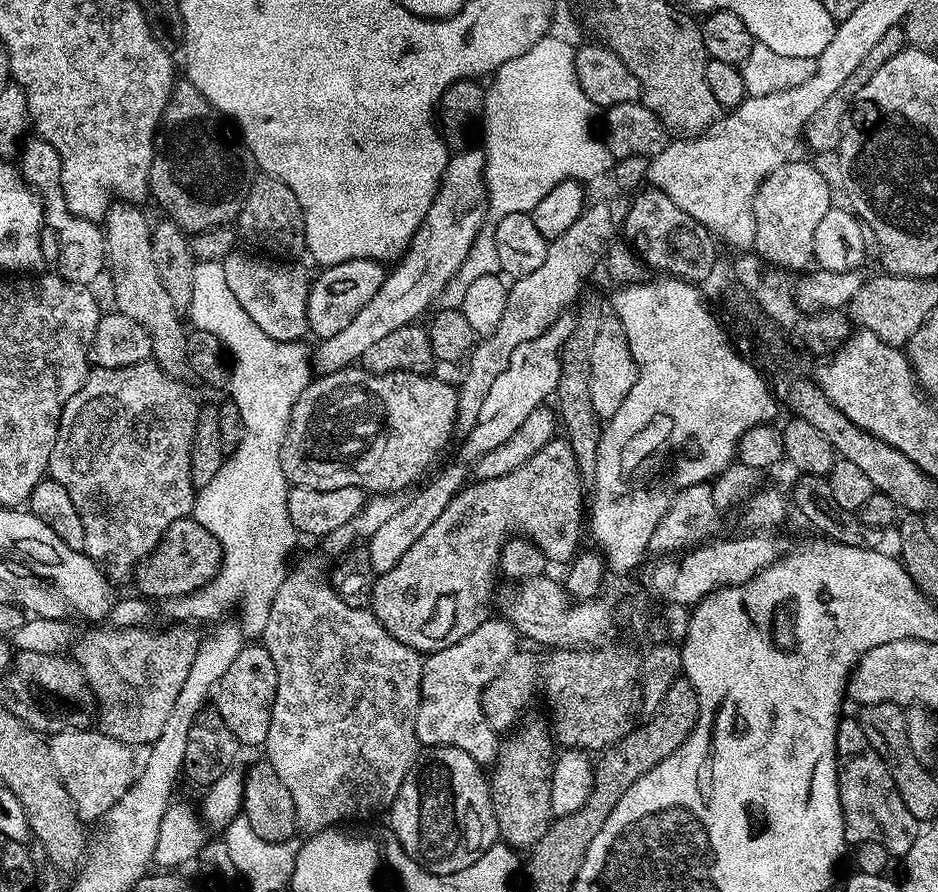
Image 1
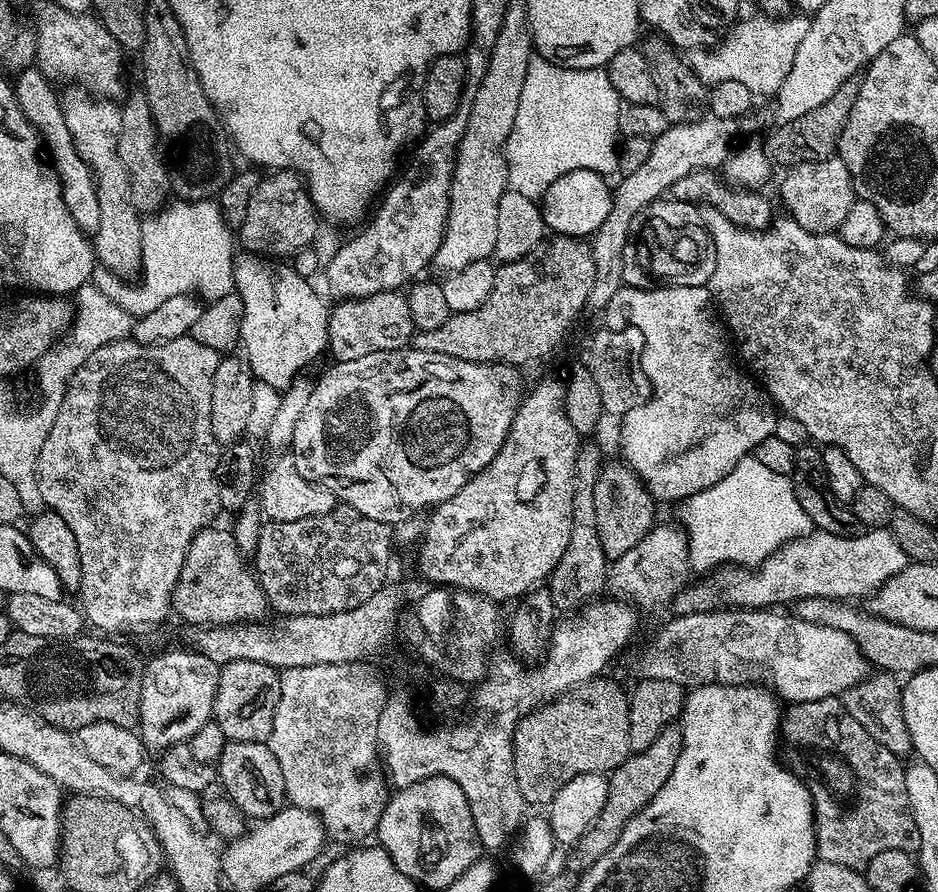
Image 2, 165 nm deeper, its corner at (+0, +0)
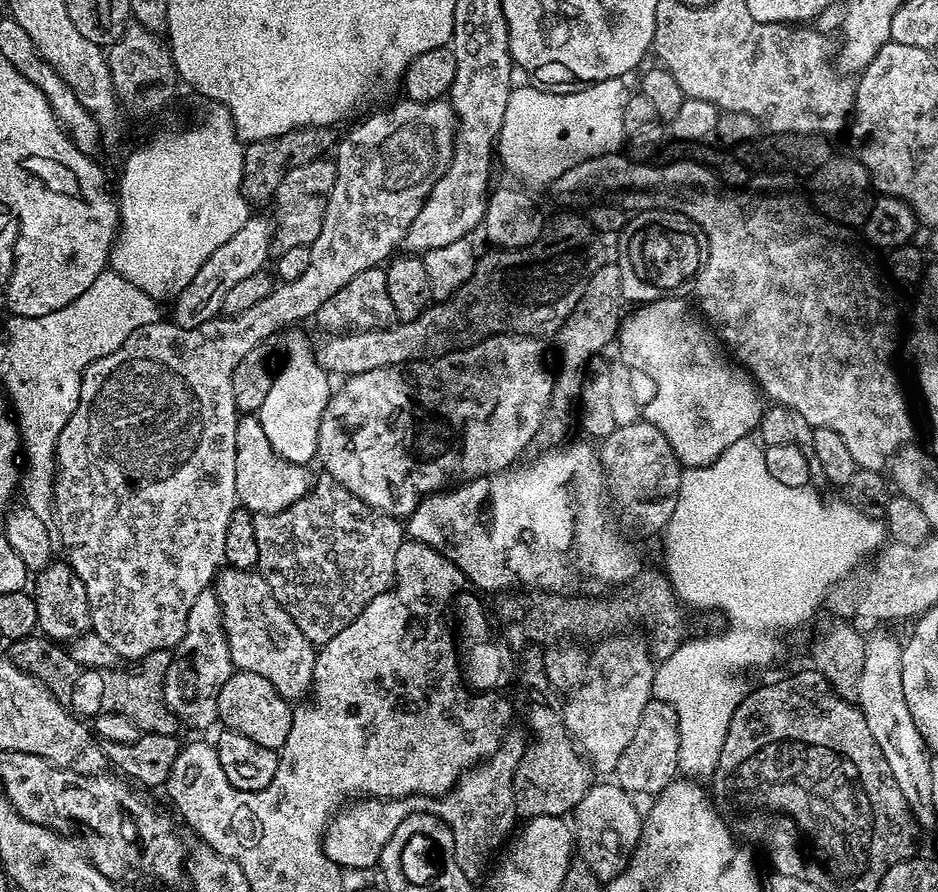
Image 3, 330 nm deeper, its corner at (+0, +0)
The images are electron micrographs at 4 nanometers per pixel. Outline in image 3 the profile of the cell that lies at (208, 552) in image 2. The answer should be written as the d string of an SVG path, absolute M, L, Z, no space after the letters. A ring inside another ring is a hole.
M225 567L216 573L214 591L233 669L266 678L286 701L303 701L312 687L316 652L302 630L294 626L290 614L272 597L264 577L256 570L242 572Z

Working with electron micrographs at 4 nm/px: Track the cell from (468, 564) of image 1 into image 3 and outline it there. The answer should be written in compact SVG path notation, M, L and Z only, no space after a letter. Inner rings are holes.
M606 262L594 274L586 294L578 302L576 309L566 318L560 327L560 369L554 372L554 387L552 390L552 409L549 411L542 429L542 440L548 446L556 446L565 439L568 432L568 407L575 405L580 398L585 375L593 360L608 343L617 339L622 317L626 312L626 301L622 294L622 274L619 263Z

